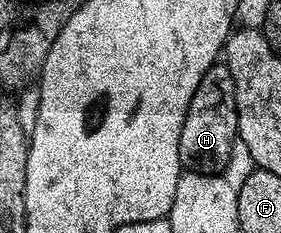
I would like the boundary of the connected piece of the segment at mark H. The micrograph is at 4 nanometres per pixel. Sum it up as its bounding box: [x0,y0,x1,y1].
[178,64,238,174]

